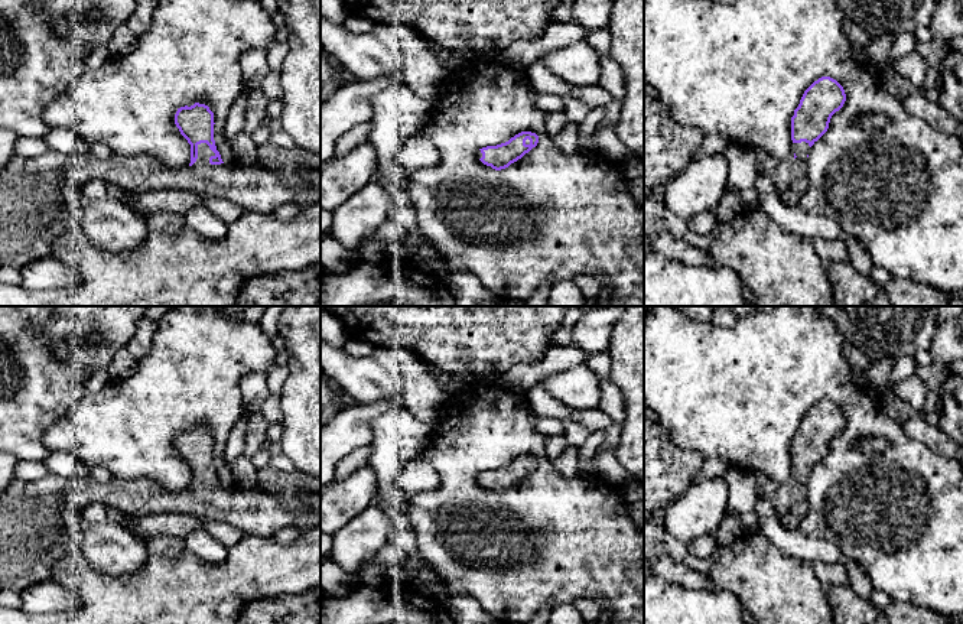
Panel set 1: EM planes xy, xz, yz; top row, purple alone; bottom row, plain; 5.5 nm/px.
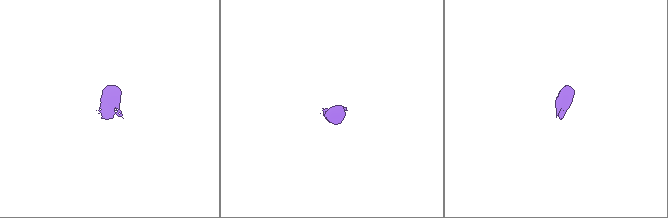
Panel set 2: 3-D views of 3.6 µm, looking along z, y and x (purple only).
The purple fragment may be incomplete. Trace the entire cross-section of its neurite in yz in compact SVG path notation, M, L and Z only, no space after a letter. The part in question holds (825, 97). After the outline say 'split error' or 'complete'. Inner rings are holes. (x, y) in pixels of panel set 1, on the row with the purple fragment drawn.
M822 77L804 91L794 110L791 117L794 163L788 186L798 195L804 195L810 185L807 173L810 147L827 131L832 116L845 101L843 87L830 77Z | split error

